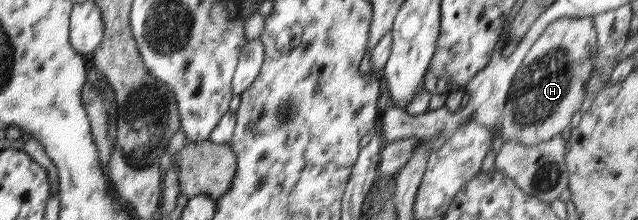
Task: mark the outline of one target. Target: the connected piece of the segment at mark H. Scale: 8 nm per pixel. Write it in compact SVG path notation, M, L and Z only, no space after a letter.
M560 17L541 32L514 76L503 108L501 133L506 141L533 145L564 134L585 99L585 84L597 61L598 38L592 17Z

